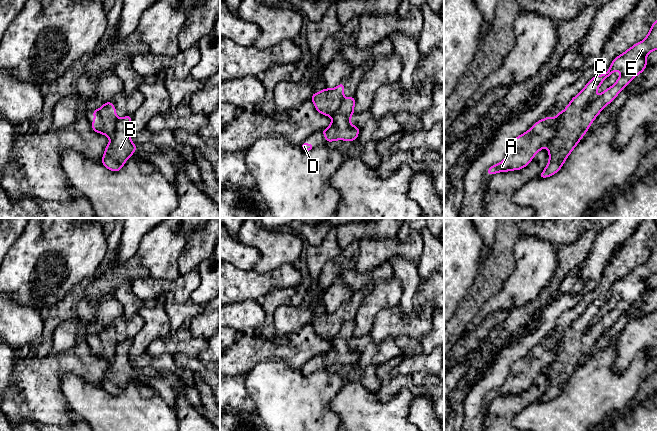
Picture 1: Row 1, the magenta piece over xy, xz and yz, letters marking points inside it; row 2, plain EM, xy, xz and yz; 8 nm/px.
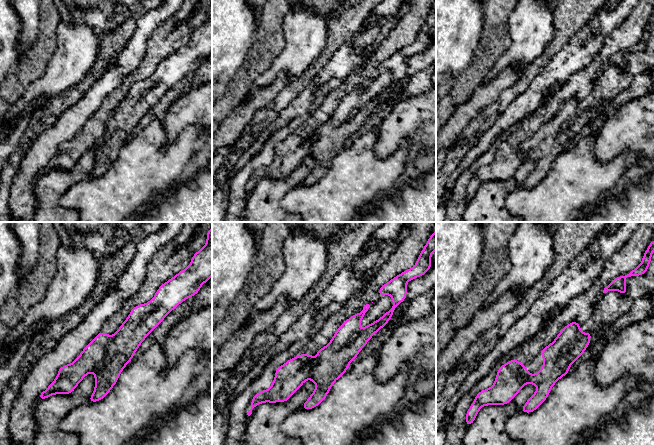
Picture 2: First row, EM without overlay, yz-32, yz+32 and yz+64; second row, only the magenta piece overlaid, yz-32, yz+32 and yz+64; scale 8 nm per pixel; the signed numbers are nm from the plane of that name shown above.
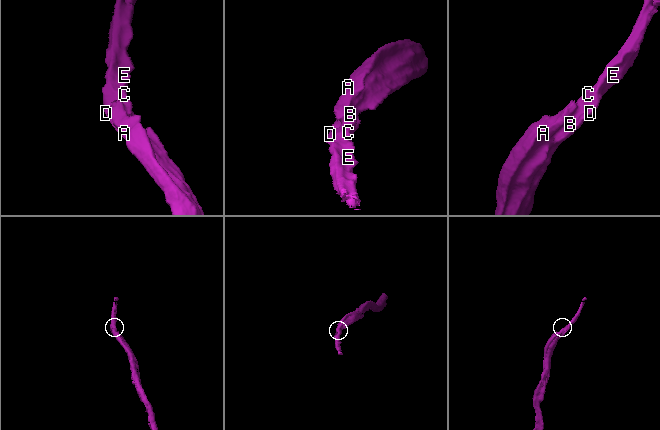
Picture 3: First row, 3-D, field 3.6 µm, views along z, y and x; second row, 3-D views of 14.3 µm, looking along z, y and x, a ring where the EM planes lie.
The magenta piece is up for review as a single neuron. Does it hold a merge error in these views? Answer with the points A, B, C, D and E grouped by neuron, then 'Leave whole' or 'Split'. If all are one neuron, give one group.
Groups: A / B C D E. Split

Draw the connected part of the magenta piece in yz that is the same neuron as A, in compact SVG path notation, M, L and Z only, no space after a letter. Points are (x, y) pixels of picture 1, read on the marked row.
M560 111L554 118L545 117L543 120L539 120L527 132L513 139L505 159L491 166L487 170L487 175L520 170L526 167L533 157L554 137L556 124L562 113Z

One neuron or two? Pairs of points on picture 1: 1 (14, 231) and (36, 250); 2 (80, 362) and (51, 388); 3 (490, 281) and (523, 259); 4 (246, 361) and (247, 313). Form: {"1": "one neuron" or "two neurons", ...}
{"1": "two neurons", "2": "one neuron", "3": "two neurons", "4": "two neurons"}

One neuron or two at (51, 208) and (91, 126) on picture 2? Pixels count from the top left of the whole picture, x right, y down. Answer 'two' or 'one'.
two

